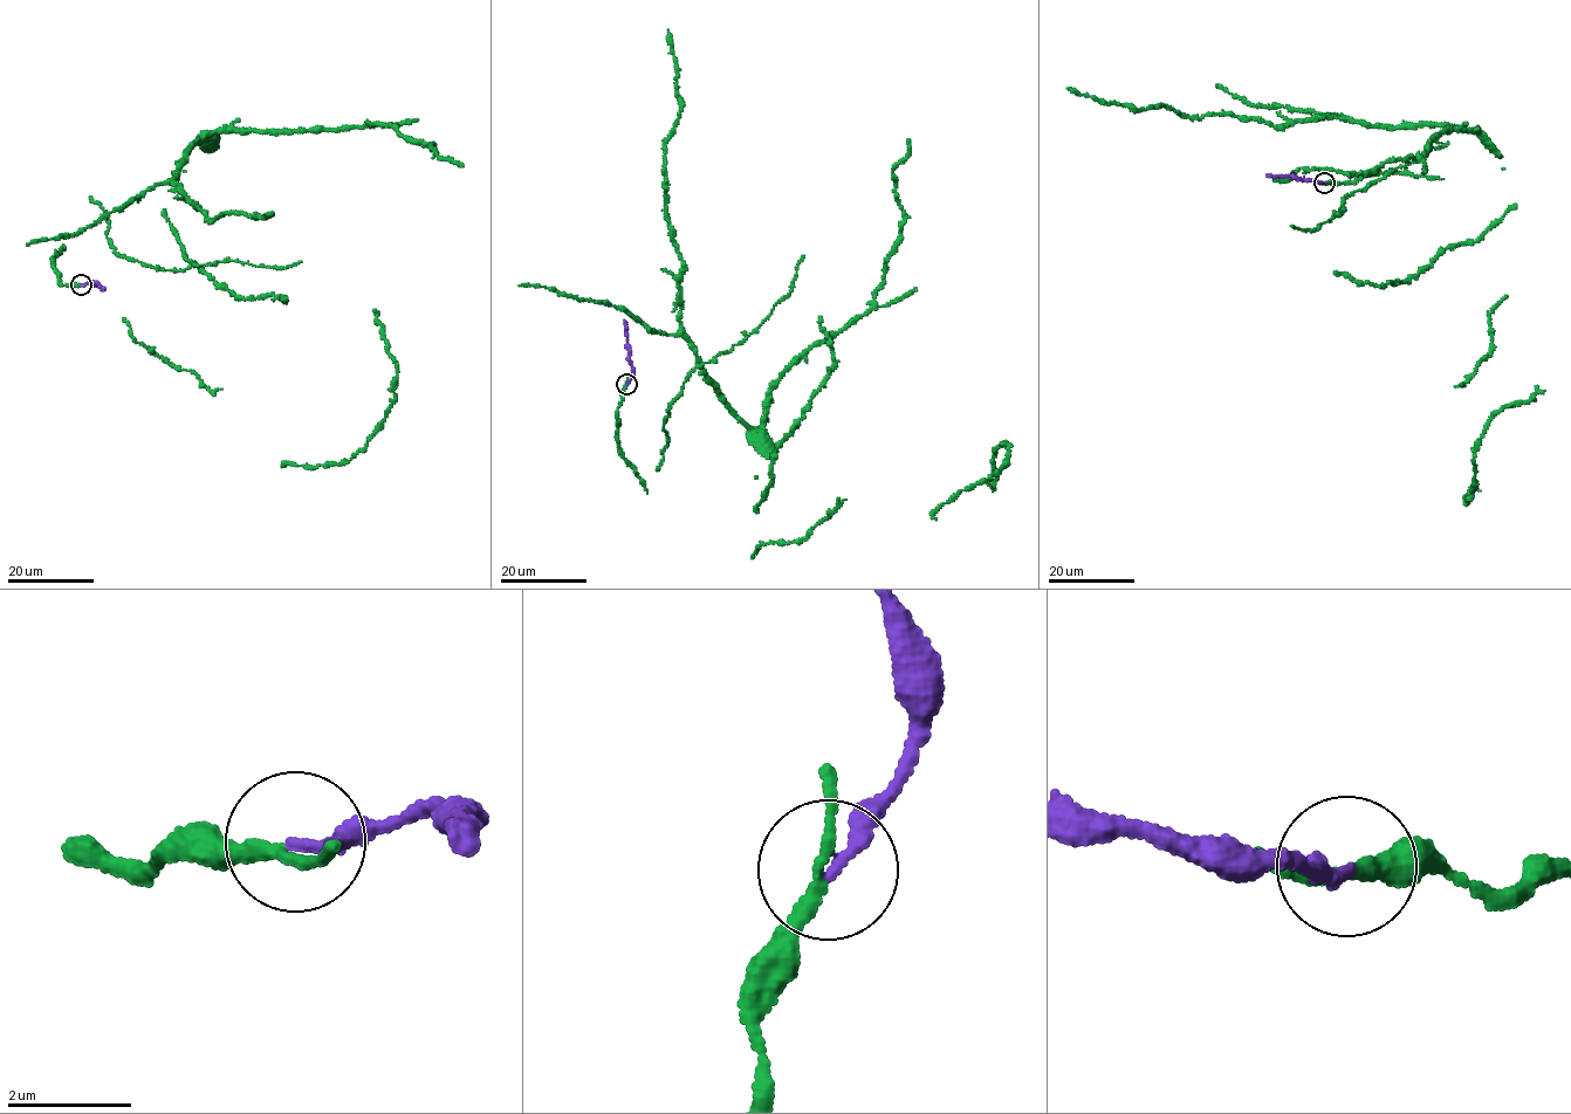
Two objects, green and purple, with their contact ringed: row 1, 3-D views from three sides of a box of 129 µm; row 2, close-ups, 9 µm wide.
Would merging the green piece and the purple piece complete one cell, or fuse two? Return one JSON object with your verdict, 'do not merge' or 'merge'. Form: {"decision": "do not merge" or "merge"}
{"decision": "merge"}

